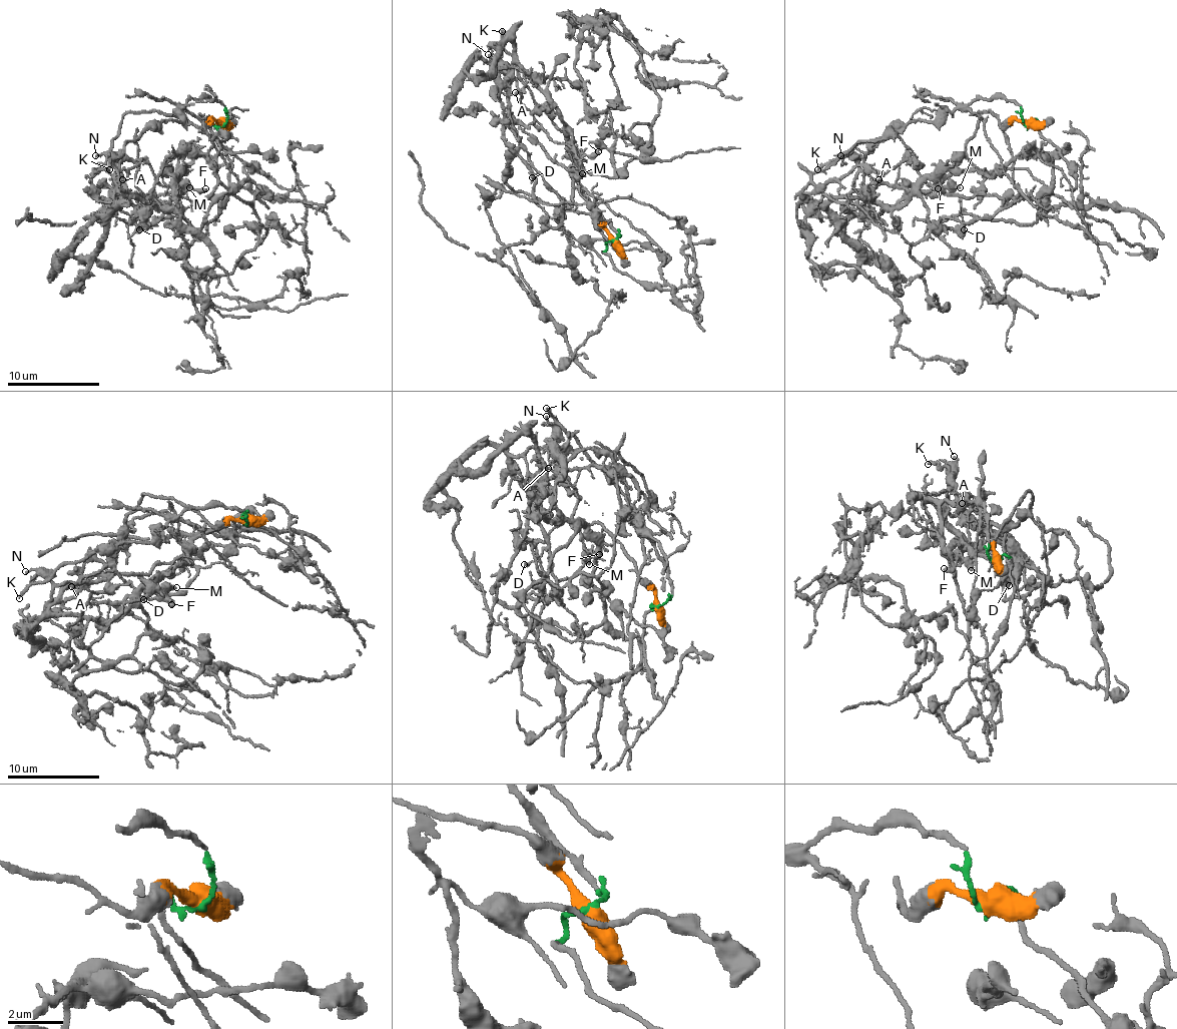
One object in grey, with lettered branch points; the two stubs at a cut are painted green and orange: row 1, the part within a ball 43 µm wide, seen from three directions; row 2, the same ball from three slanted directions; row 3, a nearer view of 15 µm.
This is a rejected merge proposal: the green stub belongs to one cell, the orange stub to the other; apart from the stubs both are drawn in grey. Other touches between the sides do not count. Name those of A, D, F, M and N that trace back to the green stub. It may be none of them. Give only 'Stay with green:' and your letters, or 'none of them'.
Stay with green: none of them

